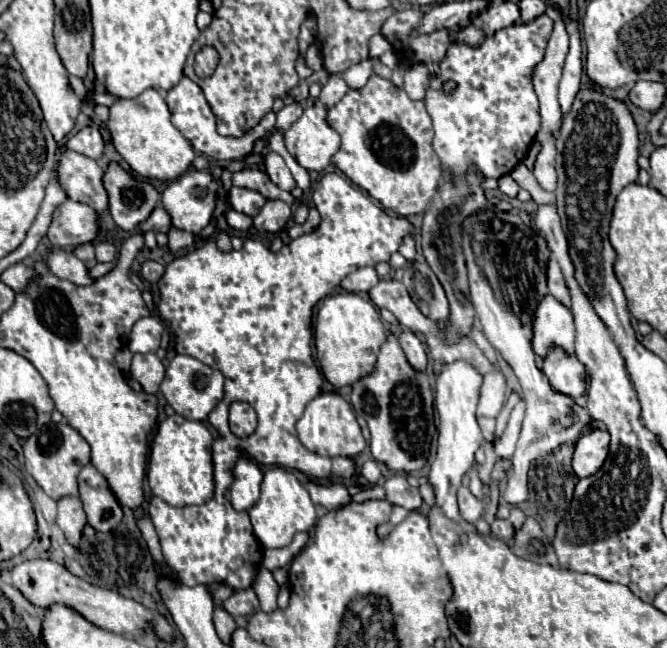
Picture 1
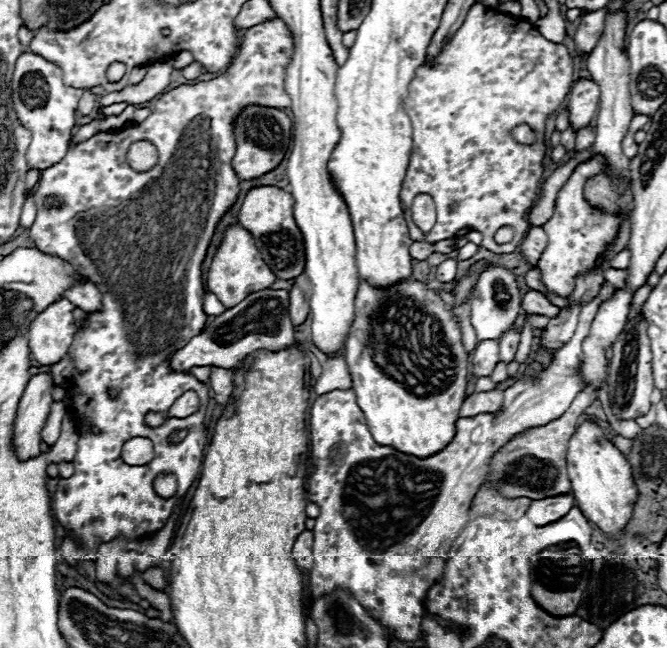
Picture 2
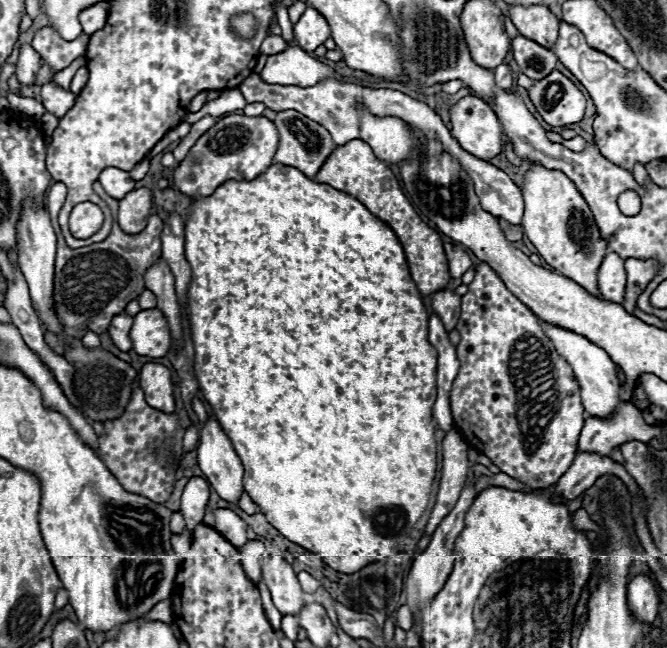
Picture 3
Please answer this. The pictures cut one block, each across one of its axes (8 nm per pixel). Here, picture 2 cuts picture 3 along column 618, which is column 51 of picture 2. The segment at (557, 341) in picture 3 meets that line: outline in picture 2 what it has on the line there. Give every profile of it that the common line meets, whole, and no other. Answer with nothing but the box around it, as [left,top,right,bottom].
[12,374,54,460]

